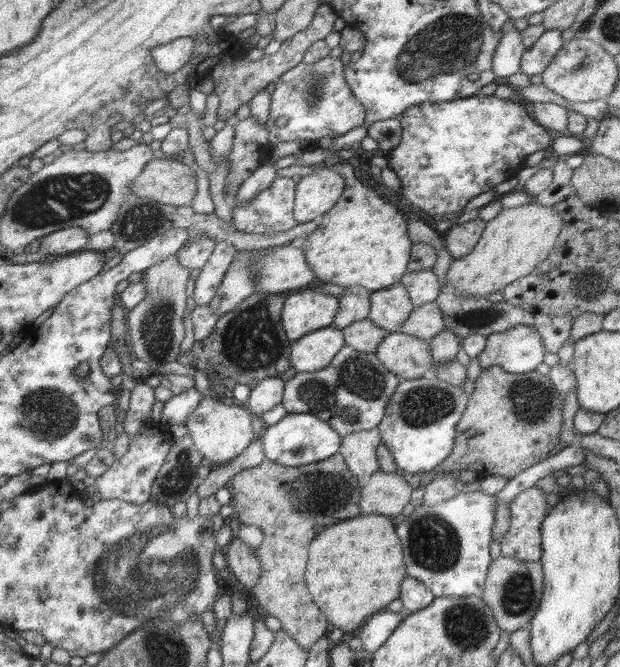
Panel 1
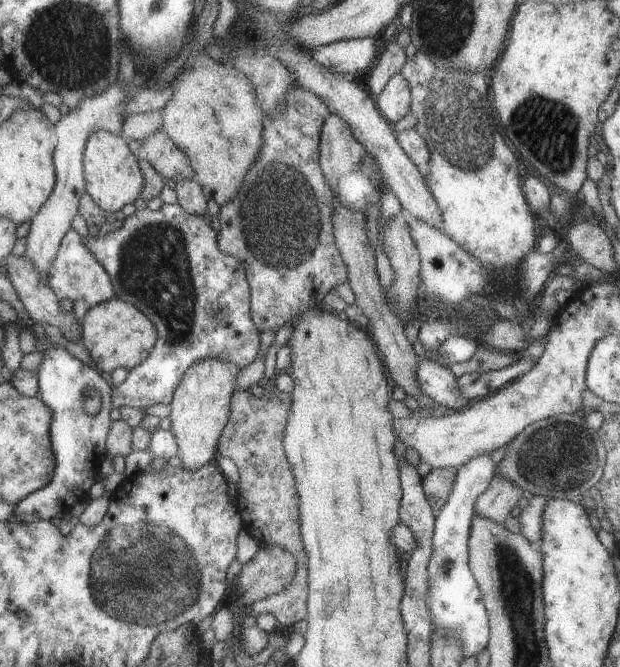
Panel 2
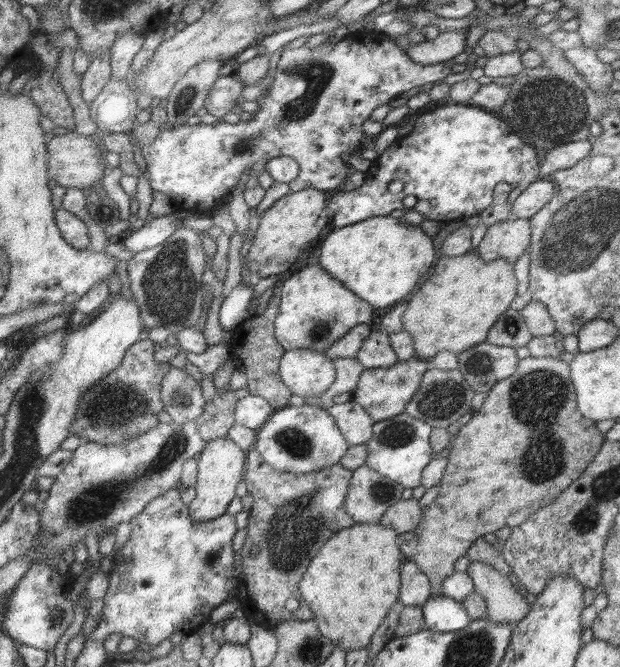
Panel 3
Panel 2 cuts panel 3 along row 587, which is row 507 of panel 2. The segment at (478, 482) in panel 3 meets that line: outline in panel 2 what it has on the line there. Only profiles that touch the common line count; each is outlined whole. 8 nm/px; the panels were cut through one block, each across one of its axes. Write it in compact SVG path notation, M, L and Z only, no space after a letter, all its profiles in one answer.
M455 467L431 469L422 478L422 490L433 514L437 515L447 501L455 478Z

